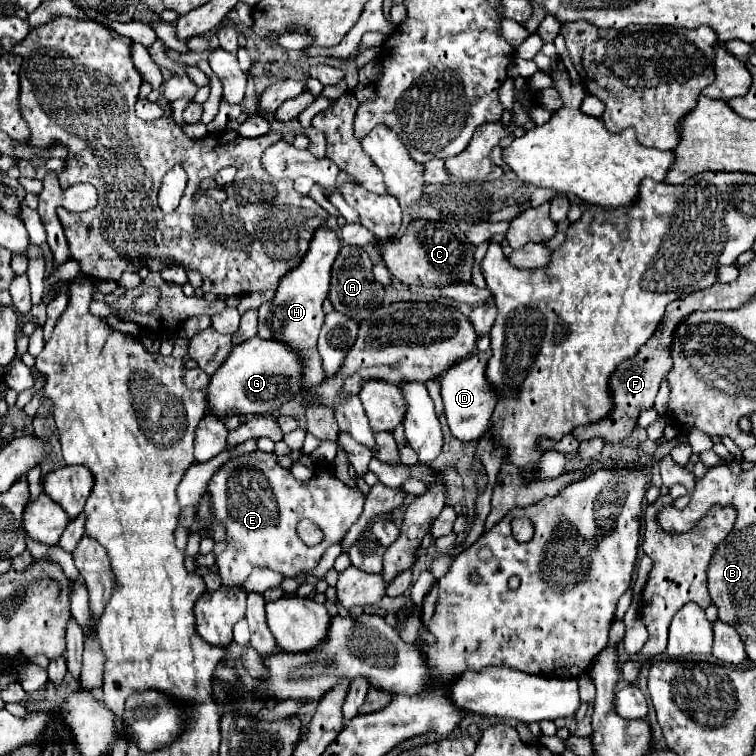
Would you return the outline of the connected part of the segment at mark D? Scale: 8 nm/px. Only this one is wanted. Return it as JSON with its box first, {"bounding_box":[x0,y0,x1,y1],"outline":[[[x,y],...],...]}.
{"bounding_box":[438,349,494,441],"outline":[[[490,349],[474,353],[470,359],[466,359],[466,363],[454,363],[446,373],[438,377],[448,427],[452,435],[460,441],[478,441],[490,421],[490,407],[494,407],[494,397],[490,395],[490,385],[486,385],[484,381],[488,359]]]}

